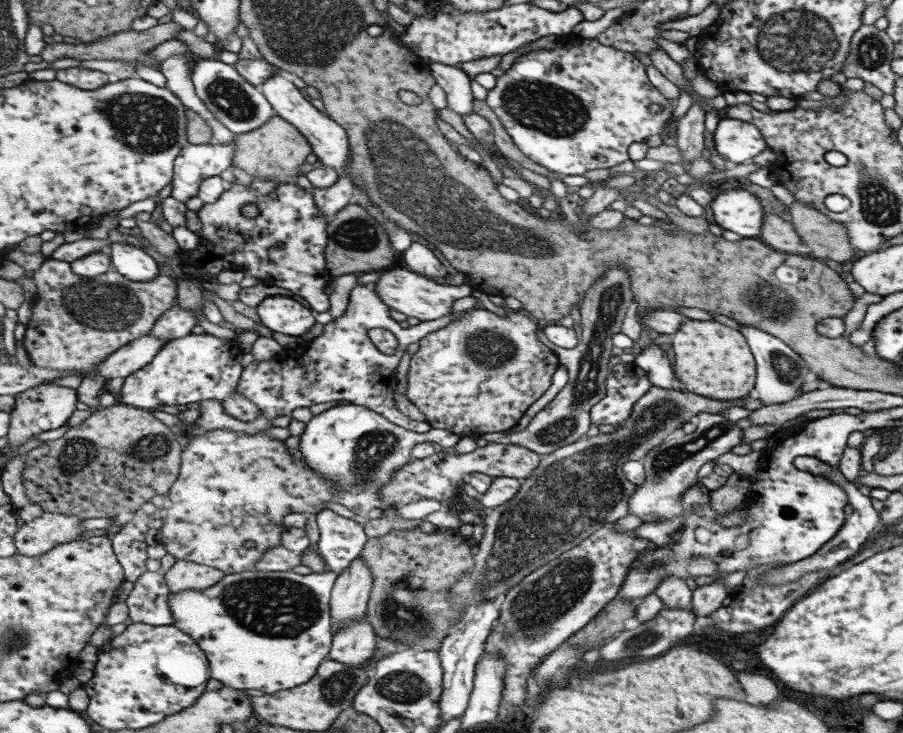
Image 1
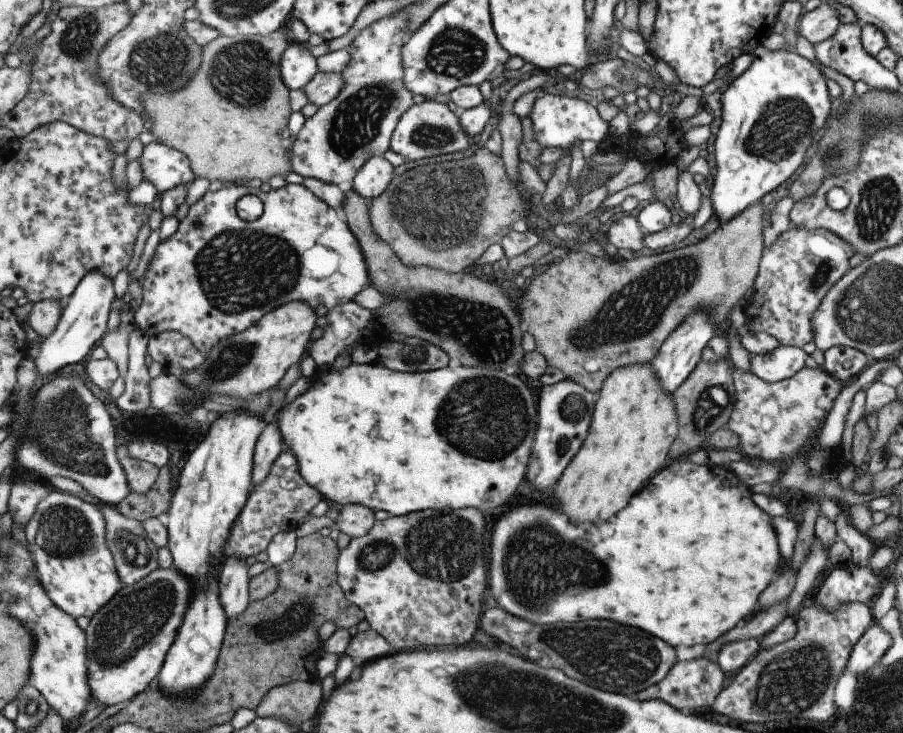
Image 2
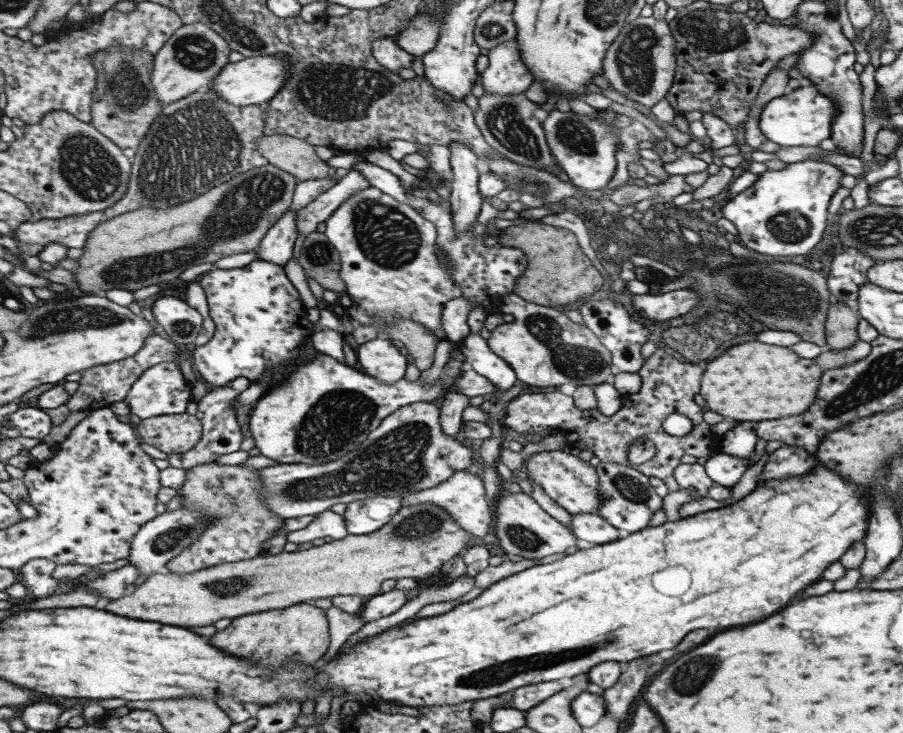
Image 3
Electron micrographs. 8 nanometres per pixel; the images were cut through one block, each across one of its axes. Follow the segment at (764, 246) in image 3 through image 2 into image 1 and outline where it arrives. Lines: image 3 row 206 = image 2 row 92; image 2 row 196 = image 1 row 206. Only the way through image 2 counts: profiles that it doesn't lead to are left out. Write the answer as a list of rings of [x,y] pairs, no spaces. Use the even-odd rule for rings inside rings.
[[[735,186],[718,194],[709,210],[709,218],[723,230],[732,230],[743,238],[755,239],[759,238],[765,214],[754,192]]]

